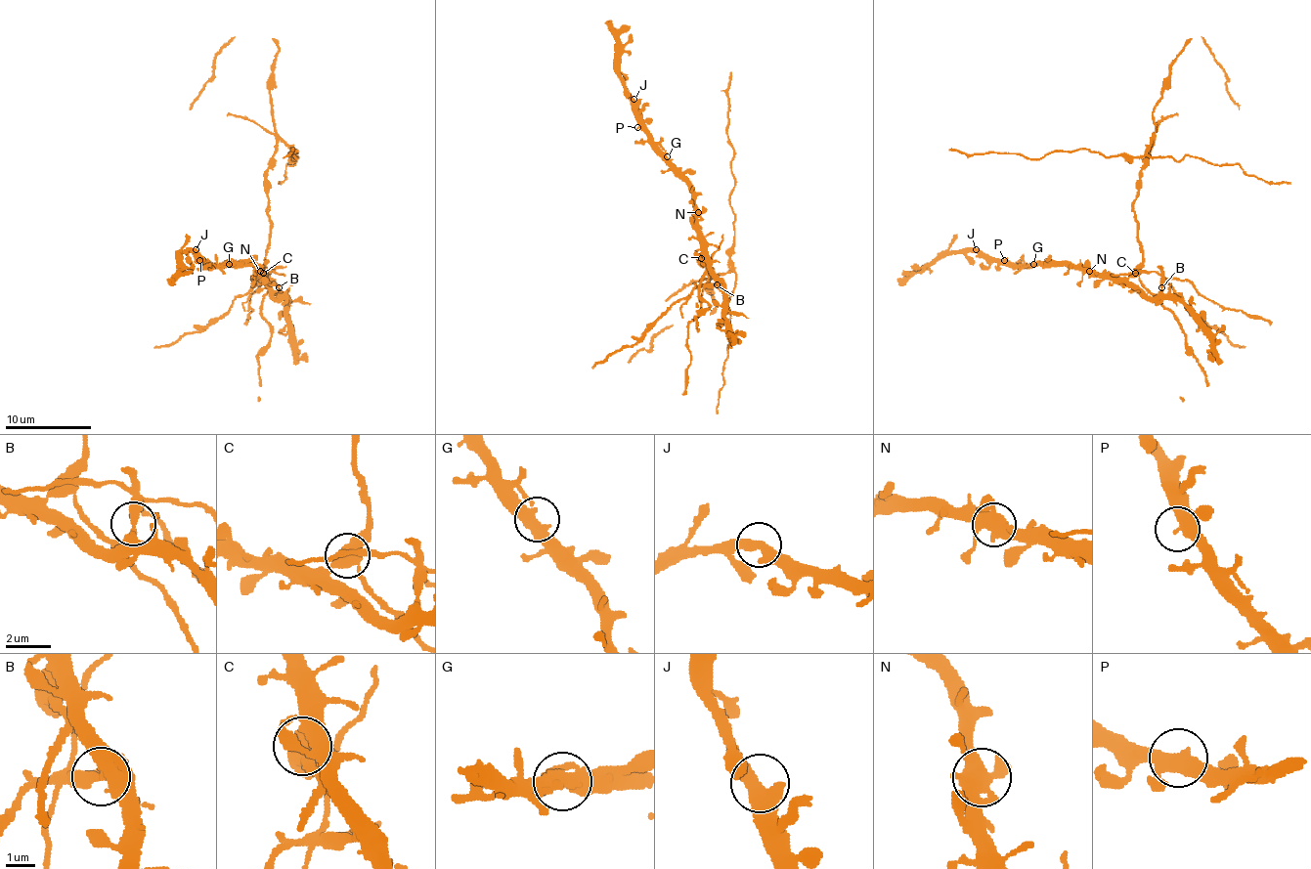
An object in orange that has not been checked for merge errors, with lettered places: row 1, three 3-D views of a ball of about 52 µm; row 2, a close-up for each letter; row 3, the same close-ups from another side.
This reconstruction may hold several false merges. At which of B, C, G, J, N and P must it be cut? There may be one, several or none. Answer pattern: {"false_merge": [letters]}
{"false_merge": ["B", "C"]}

